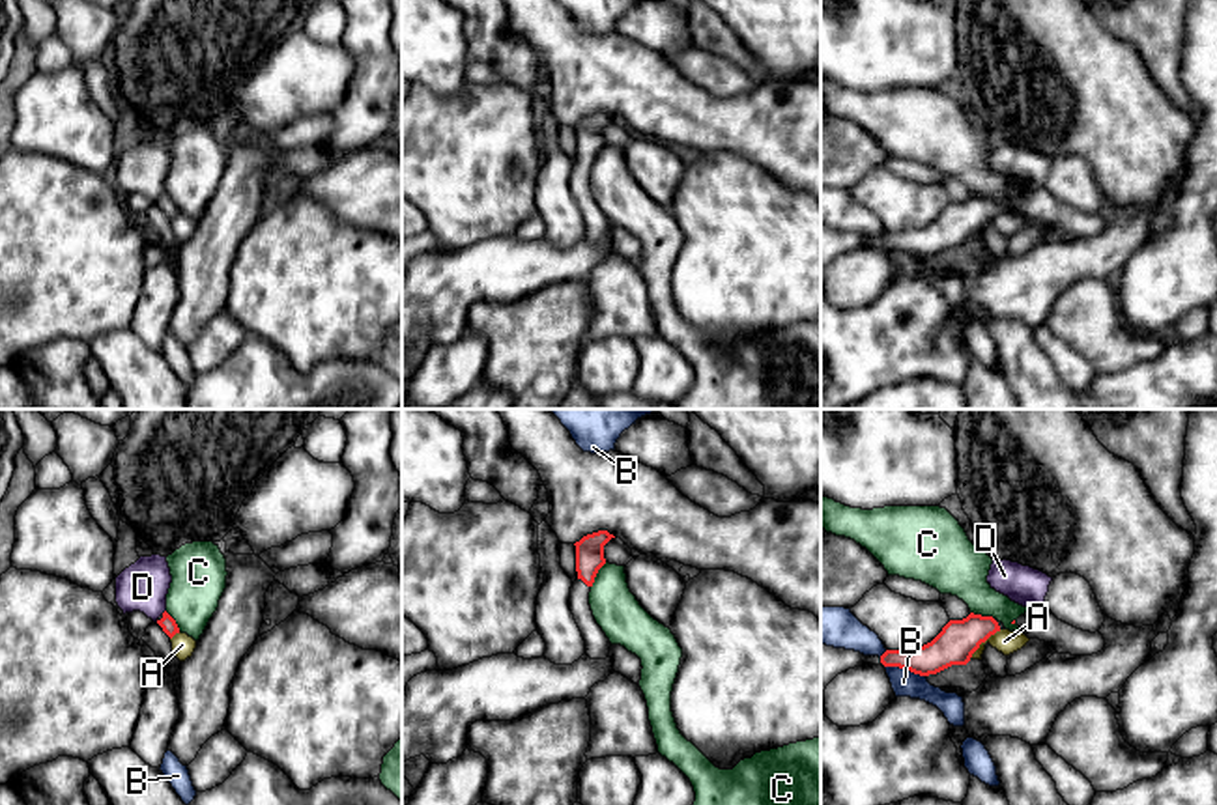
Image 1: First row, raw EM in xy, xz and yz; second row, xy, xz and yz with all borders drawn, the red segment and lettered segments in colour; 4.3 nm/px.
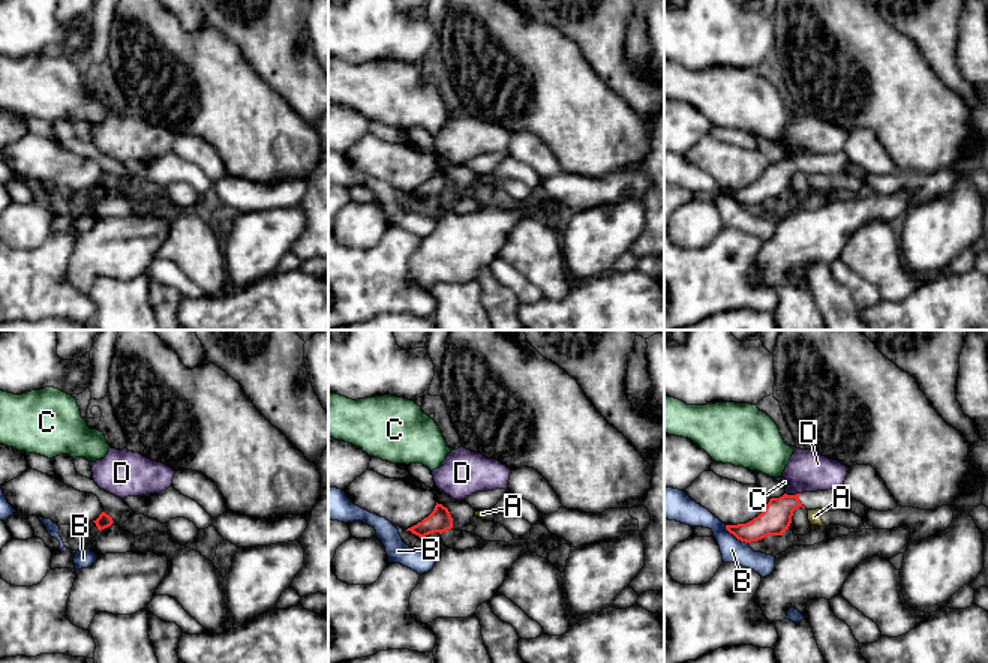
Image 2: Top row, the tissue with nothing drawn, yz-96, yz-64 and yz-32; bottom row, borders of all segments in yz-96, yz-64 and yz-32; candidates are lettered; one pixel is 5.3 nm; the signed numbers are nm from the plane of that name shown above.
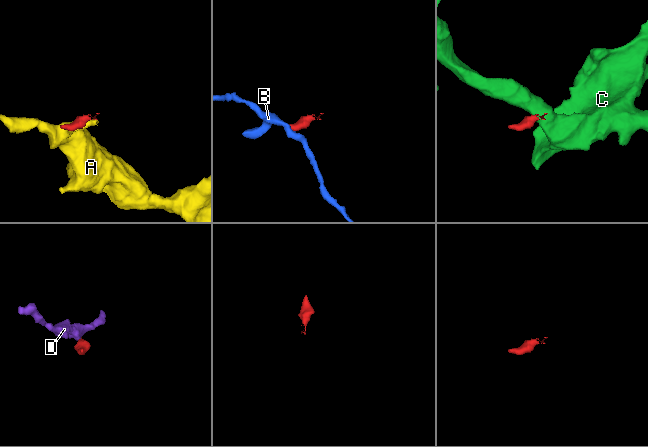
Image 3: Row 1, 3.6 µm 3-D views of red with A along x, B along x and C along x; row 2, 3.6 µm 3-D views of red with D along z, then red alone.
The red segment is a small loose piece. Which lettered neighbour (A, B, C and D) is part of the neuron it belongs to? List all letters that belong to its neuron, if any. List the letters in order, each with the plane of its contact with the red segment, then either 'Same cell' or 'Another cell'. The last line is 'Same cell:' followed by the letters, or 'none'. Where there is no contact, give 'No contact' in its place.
A: Touches red in yz. Another cell
B: Touches red in yz. Another cell
C: Touches red in xz. Another cell
D: No contact. Another cell
Same cell: none

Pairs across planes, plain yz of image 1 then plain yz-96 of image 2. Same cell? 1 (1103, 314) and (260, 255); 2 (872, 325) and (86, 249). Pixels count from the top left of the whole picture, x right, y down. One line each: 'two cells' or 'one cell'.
1: two cells
2: two cells

